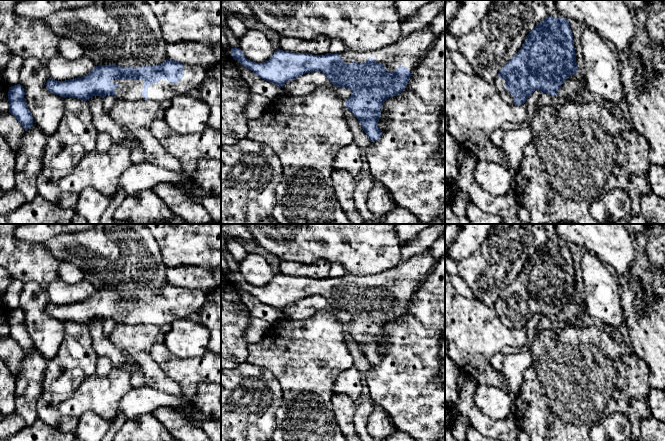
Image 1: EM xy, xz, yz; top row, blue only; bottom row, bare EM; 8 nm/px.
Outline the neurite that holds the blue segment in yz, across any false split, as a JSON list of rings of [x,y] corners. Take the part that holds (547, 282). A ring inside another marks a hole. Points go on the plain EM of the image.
[[[547,240],[527,259],[518,277],[500,293],[494,308],[506,327],[522,329],[535,314],[556,320],[561,309],[577,296],[569,244]]]

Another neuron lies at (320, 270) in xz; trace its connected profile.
[[[280,260],[278,267],[280,274],[292,277],[310,277],[312,279],[325,279],[329,276],[330,264],[318,260],[314,264],[300,264],[296,262]]]

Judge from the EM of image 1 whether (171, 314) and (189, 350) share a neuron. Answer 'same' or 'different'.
different

